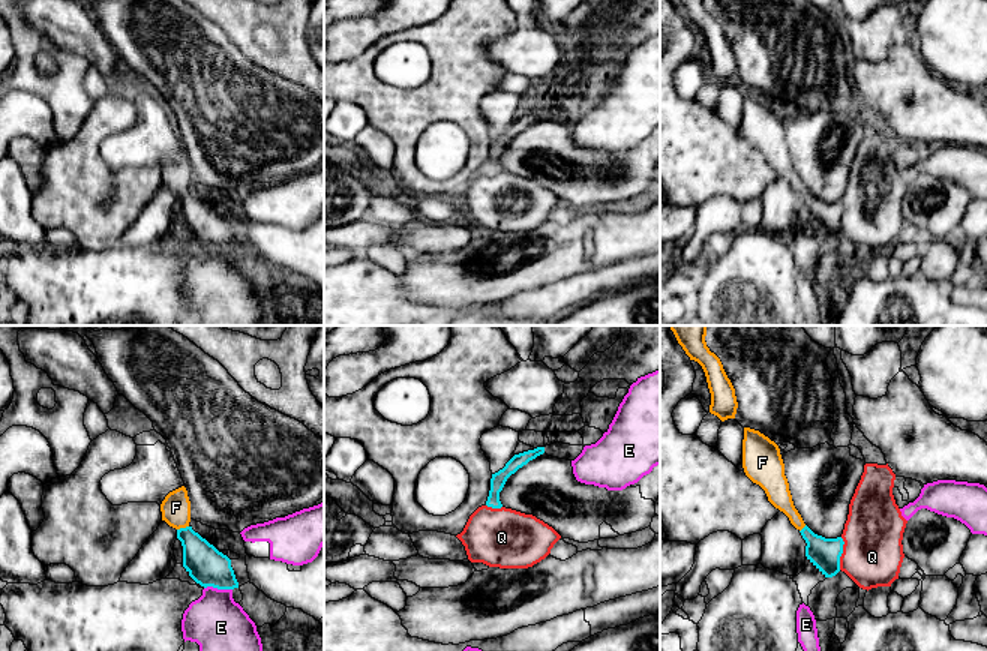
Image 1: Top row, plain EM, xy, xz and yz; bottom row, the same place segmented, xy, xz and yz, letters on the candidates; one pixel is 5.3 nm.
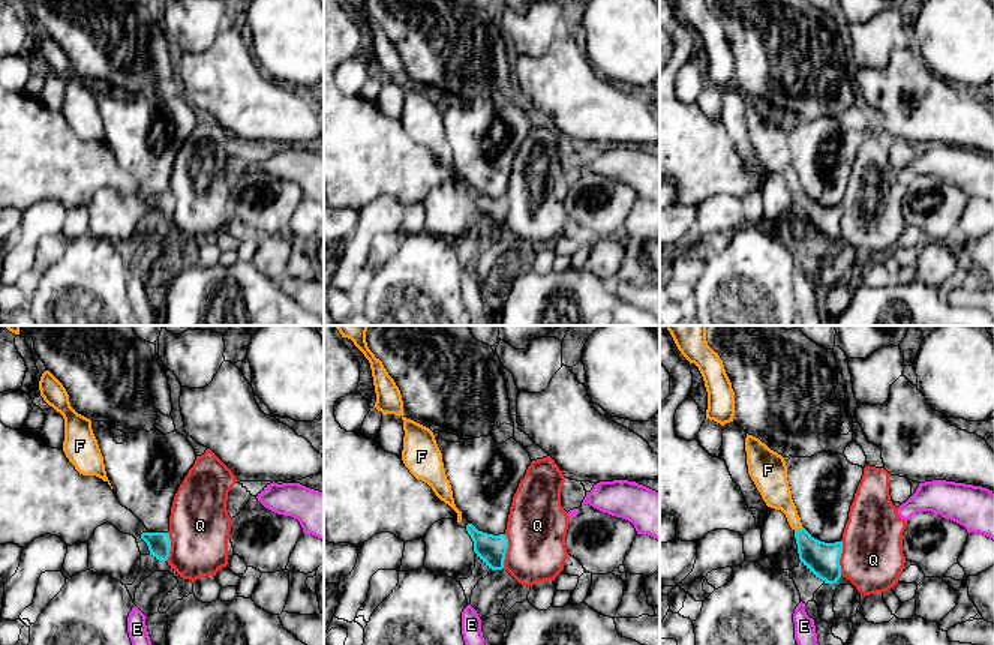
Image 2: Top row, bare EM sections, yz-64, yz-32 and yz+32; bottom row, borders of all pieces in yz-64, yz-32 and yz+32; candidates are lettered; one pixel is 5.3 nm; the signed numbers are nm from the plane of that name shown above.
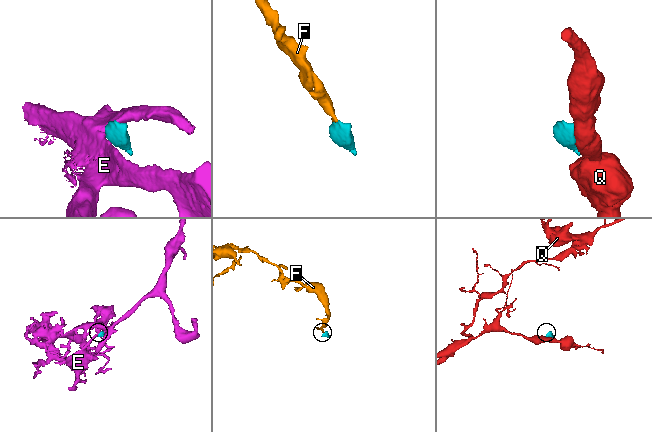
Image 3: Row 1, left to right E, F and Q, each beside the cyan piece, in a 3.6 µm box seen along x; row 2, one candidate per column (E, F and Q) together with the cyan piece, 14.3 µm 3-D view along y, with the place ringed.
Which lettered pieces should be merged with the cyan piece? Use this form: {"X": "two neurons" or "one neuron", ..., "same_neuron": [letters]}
{"E": "two neurons", "F": "one neuron", "Q": "two neurons", "same_neuron": ["F"]}

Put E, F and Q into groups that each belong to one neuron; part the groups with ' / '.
E / F / Q

